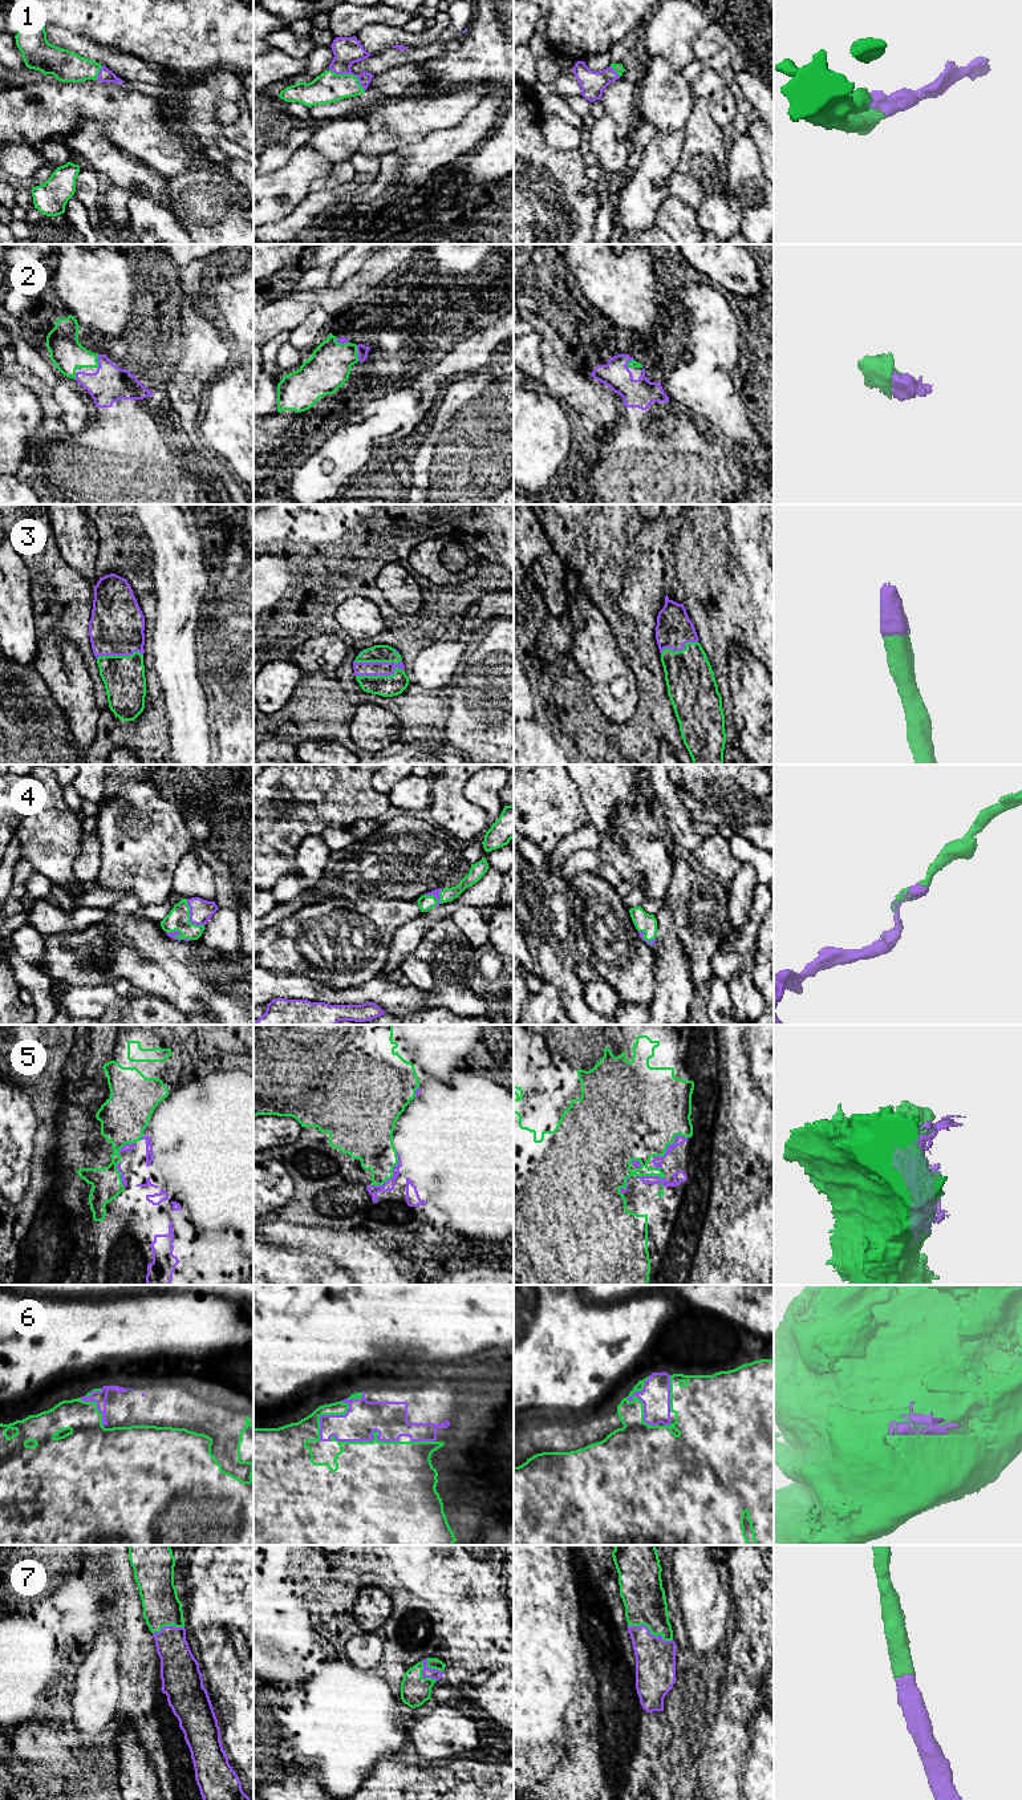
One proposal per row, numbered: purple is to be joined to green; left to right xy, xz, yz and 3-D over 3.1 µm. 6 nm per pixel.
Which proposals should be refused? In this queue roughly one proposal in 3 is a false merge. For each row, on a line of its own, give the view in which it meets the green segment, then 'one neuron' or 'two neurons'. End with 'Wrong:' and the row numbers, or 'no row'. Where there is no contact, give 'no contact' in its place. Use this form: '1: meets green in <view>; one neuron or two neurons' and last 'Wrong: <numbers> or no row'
1: meets green in xz; one neuron
2: meets green in xz; one neuron
3: meets green in xz; one neuron
4: meets green in xy; one neuron
5: meets green in xz; one neuron
6: meets green in xz; one neuron
7: meets green in yz; one neuron
Wrong: no row

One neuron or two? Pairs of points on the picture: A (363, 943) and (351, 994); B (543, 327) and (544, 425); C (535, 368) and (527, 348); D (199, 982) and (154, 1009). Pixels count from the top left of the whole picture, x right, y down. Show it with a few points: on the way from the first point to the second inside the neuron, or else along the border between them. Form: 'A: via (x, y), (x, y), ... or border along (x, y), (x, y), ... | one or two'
A: border along (377, 974), (360, 985), (323, 985) | two
B: border along (546, 392), (556, 401) | two
C: via (530, 363), (527, 353) | one
D: border along (138, 992), (146, 996), (162, 997), (181, 1010) | two

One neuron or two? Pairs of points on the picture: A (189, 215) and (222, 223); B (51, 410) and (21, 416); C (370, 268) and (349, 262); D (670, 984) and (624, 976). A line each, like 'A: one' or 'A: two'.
A: one
B: two
C: two
D: two

